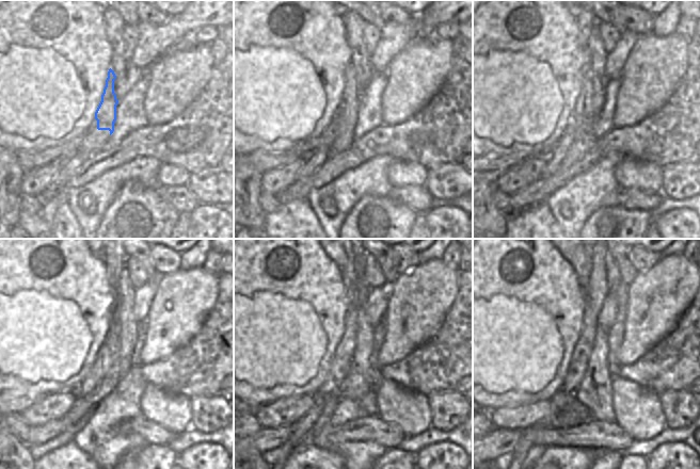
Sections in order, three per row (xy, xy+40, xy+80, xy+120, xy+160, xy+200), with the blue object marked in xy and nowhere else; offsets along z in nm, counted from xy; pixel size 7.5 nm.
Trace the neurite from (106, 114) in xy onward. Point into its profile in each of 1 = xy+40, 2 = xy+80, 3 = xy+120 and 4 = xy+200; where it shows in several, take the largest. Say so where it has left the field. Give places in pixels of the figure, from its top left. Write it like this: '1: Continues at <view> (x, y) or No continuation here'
1: Continues at xy+40 (346, 114)
2: Continues at xy+80 (584, 113)
3: Continues at xy+120 (82, 409)
4: Continues at xy+200 (524, 443)

